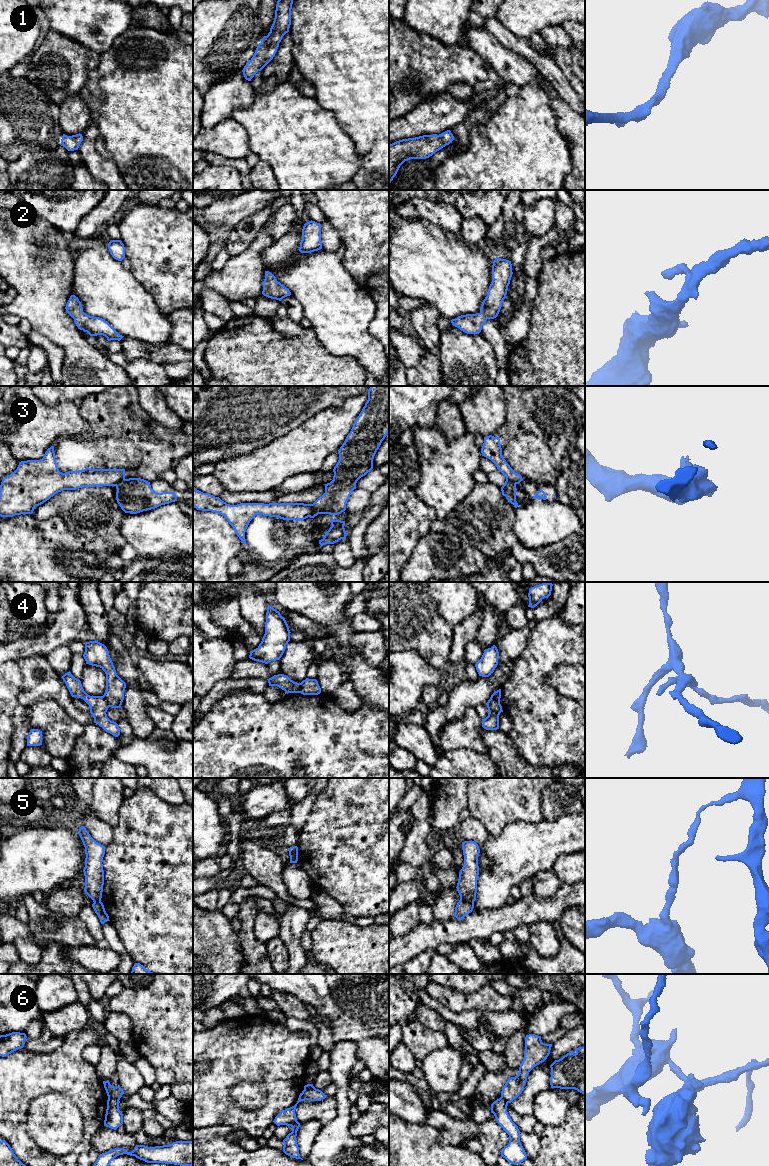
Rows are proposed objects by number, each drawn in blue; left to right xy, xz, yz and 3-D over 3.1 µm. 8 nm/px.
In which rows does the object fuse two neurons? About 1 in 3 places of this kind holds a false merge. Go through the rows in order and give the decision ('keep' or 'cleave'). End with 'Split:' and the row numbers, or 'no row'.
1: keep
2: keep
3: cleave
4: cleave
5: cleave
6: cleave
Split: 3, 4, 5, 6

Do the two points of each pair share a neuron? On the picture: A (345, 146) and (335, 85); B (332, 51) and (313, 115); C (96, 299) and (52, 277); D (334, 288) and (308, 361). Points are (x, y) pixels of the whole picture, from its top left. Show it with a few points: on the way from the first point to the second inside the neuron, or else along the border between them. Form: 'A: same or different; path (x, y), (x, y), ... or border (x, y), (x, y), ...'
A: different; border (340, 127), (352, 140), (355, 148)
B: different; border (314, 97), (322, 107), (328, 109), (335, 117)
C: different; border (74, 264), (71, 294)
D: different; border (310, 327), (318, 341), (332, 355)

